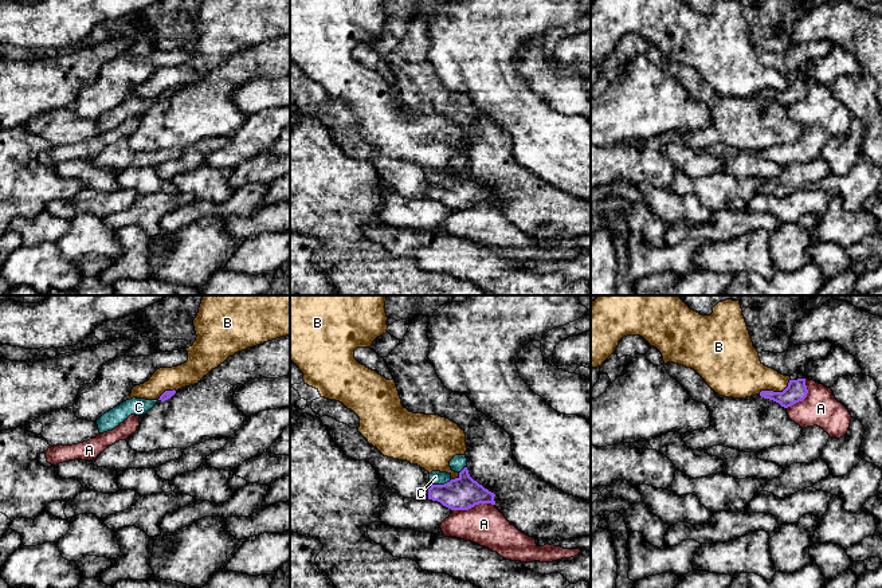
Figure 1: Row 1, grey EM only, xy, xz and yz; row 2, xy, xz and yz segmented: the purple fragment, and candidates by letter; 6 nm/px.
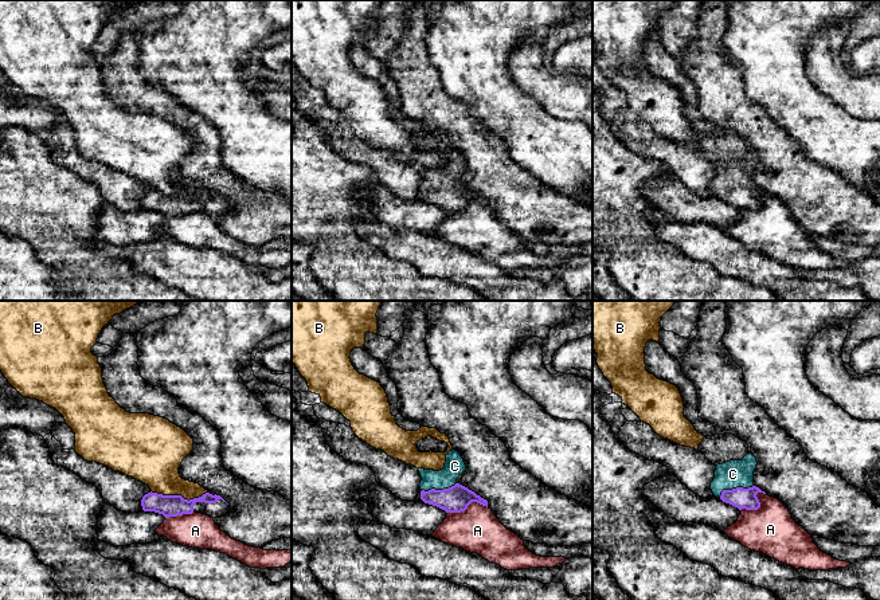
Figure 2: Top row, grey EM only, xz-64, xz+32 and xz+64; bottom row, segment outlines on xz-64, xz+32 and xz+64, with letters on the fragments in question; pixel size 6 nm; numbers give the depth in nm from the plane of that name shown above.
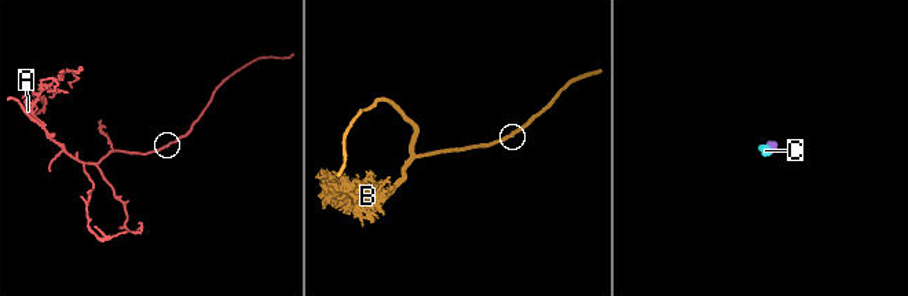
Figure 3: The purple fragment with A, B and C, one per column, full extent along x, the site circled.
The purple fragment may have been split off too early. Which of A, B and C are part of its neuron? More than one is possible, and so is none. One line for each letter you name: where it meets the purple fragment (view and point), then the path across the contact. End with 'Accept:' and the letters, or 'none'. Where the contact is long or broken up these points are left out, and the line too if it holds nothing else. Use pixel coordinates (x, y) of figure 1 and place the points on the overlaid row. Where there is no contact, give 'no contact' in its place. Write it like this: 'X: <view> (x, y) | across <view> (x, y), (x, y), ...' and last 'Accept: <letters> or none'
C: xz (440, 485) | across xz (463, 493), (450, 493), (440, 485), (435, 477)
Accept: C

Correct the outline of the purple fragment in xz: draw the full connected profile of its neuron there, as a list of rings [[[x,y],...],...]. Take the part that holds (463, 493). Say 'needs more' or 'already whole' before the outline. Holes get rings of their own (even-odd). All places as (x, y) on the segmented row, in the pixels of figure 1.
needs more; [[[455,455],[450,460],[450,467],[459,474],[458,478],[452,479],[451,474],[432,471],[428,499],[438,501],[451,510],[469,510],[479,503],[495,505],[495,494],[474,481],[466,466],[466,455]]]

